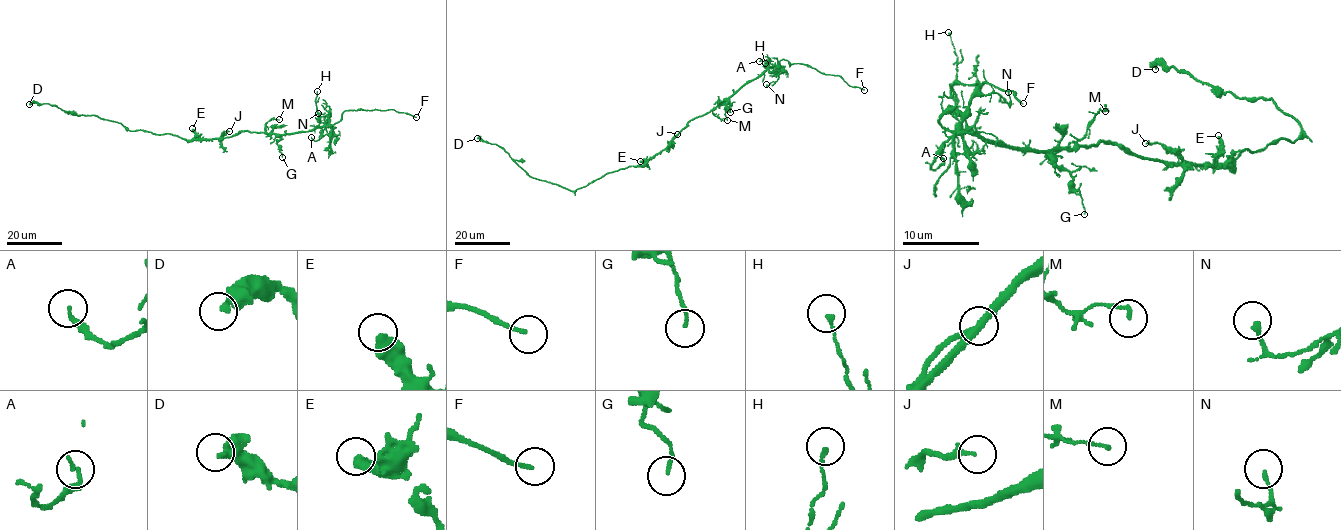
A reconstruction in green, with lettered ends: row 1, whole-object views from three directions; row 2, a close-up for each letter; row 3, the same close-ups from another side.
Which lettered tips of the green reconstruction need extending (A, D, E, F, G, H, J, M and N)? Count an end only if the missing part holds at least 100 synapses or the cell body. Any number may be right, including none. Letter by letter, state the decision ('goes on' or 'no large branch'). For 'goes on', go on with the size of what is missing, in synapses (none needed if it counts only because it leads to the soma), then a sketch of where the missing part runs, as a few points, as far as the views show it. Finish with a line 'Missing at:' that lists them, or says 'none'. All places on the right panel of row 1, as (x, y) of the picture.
A: no large branch
D: no large branch
E: no large branch
F: goes on; missing branch runs (1023, 103), (1048, 109), (1044, 99)
G: no large branch
H: no large branch
J: no large branch
M: no large branch
N: no large branch
Missing at: F

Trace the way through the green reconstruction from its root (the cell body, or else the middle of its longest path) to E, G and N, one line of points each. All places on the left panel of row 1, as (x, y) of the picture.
E: (225, 138), (202, 139), (192, 128)
G: (225, 138), (244, 131), (277, 135), (282, 157)
N: (225, 138), (244, 131), (276, 134), (309, 131), (328, 123), (330, 114), (320, 116), (318, 113)

